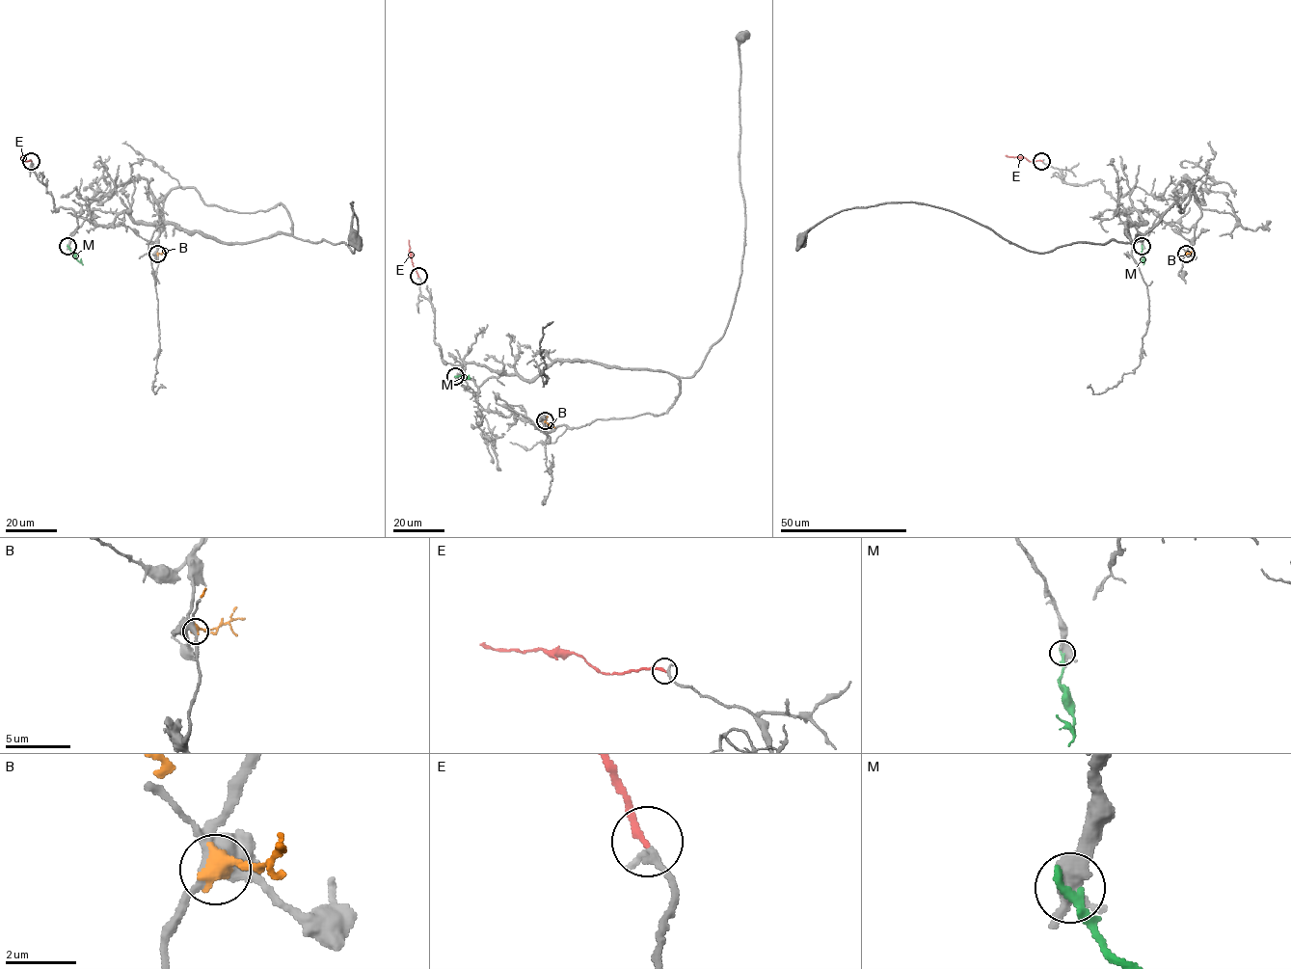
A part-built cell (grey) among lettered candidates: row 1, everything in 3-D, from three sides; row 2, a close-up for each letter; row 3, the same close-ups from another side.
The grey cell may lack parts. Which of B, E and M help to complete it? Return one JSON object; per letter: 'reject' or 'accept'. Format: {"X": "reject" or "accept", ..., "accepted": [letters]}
{"B": "reject", "E": "reject", "M": "reject", "accepted": []}

